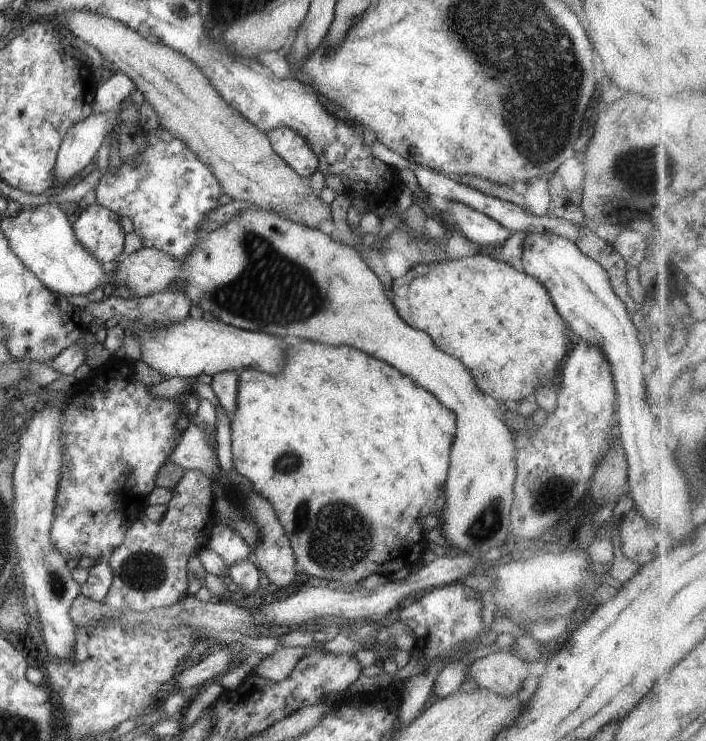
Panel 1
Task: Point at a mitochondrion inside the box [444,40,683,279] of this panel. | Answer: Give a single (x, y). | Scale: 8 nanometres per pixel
(633, 169)

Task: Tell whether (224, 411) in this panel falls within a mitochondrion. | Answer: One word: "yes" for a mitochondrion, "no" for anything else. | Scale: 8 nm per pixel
no

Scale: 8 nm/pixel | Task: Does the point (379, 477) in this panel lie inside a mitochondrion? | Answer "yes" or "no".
no

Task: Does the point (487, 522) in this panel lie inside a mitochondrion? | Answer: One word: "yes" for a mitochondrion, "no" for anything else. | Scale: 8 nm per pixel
yes

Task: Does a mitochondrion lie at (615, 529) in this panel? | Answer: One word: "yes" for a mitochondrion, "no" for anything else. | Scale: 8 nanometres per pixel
no

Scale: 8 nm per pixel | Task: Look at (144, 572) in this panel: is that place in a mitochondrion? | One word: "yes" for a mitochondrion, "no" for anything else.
yes

